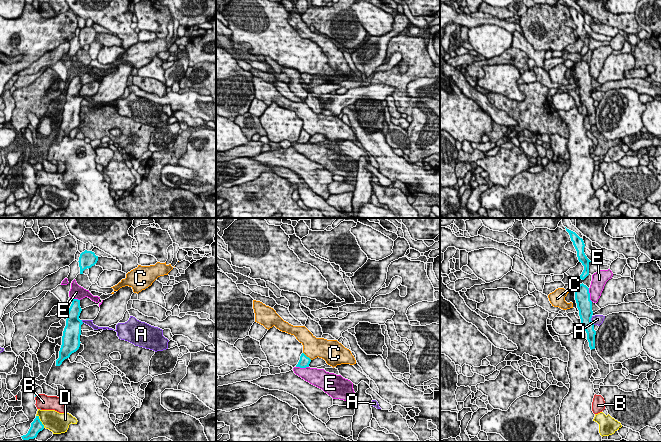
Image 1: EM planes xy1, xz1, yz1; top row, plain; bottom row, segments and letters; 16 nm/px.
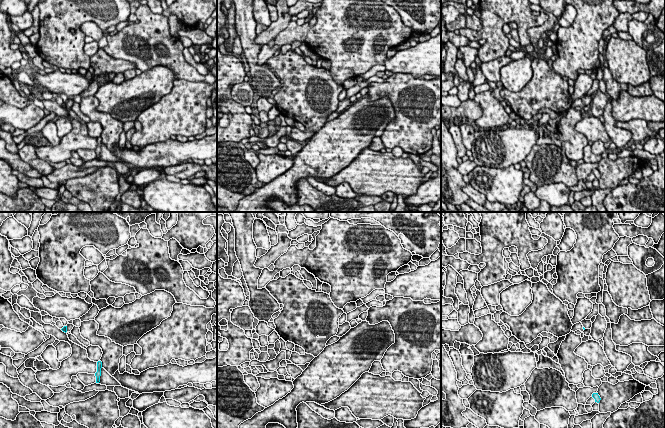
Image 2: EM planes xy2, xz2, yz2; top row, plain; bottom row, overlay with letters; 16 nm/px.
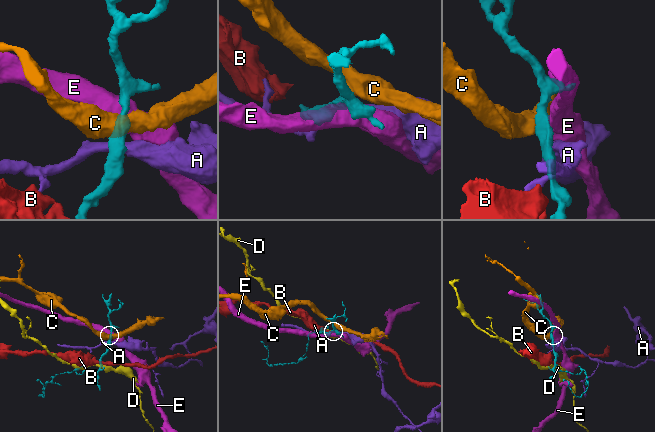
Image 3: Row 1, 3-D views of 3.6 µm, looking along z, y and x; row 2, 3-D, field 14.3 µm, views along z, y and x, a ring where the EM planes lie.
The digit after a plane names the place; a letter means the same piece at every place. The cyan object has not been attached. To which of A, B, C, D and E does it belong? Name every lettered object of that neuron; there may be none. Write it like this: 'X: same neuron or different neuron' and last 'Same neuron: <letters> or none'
A: different neuron
B: different neuron
C: different neuron
D: different neuron
E: different neuron
Same neuron: none

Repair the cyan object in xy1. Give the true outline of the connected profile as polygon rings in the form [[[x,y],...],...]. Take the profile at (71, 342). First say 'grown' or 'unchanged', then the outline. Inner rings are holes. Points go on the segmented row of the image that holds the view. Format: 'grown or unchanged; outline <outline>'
unchanged; outline [[[72,299],[72,304],[67,313],[66,326],[63,331],[62,345],[59,351],[59,358],[56,360],[56,366],[60,366],[62,362],[69,358],[80,347],[80,335],[82,320],[79,319],[82,309],[80,300]]]

